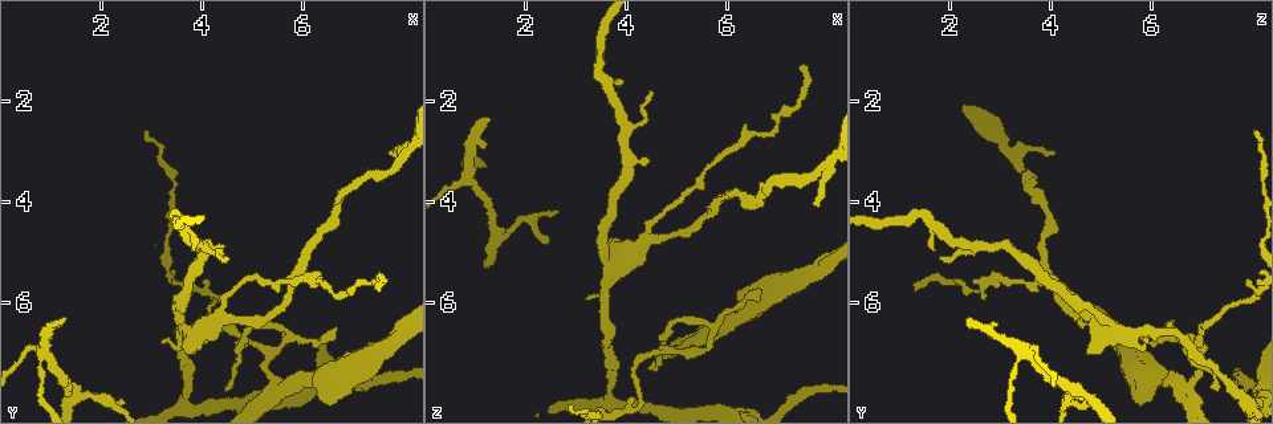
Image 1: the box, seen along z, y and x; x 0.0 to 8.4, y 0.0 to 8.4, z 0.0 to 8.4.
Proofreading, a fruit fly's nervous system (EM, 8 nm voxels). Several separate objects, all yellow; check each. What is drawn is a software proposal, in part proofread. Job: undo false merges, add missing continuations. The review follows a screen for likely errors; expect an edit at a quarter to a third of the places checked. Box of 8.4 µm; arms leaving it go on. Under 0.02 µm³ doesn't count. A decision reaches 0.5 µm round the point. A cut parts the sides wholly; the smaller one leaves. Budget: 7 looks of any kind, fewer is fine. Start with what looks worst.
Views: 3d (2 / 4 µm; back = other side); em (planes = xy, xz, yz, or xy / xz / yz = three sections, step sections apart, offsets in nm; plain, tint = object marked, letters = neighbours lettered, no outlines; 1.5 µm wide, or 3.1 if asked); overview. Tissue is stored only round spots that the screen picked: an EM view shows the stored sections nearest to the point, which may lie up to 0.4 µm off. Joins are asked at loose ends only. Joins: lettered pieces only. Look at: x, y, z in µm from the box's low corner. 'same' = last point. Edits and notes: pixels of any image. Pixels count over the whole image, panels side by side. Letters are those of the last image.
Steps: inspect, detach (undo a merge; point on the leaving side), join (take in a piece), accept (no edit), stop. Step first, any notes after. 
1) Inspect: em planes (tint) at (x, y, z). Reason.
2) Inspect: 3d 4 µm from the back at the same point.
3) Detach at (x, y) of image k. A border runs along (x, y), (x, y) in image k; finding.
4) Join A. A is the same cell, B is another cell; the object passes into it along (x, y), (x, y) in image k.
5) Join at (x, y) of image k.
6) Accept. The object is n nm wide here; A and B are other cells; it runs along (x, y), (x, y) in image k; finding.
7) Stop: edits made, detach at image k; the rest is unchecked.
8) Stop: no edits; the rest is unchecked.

Inspect: em xy step 8 (tint) at (1.25, 6.35, 2.40). Thin end.

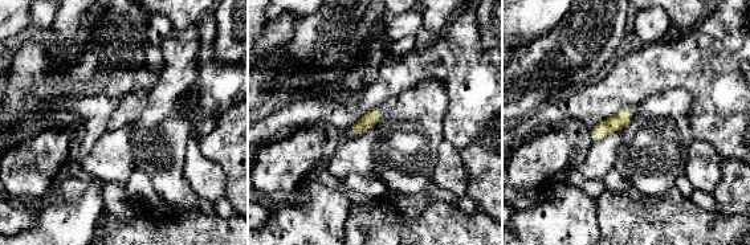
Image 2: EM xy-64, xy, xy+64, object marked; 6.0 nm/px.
Inspect: em xz step 4 (tint) at the same point. Cut it another way.

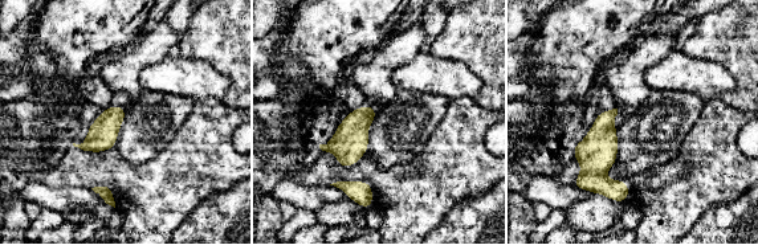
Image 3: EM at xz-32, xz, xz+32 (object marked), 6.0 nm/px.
Inspect: em xz step 4 (letters) at the same point. See the neighbours.

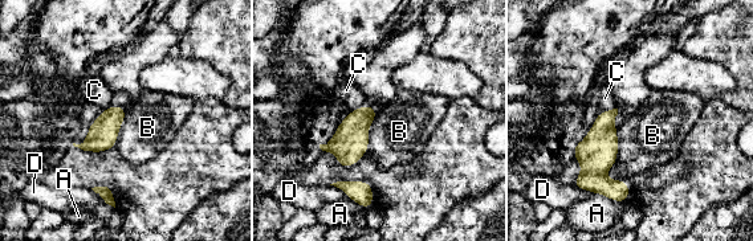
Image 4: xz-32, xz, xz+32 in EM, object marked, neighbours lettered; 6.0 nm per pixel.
Accept. A, B, C and D are other cells; a border runs along (378, 111), (365, 152) in image 4; none of them fits.

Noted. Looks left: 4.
Inspect: 3d 4 µm at (5.60, 7.65, 6.60). Side arm on a straight run.

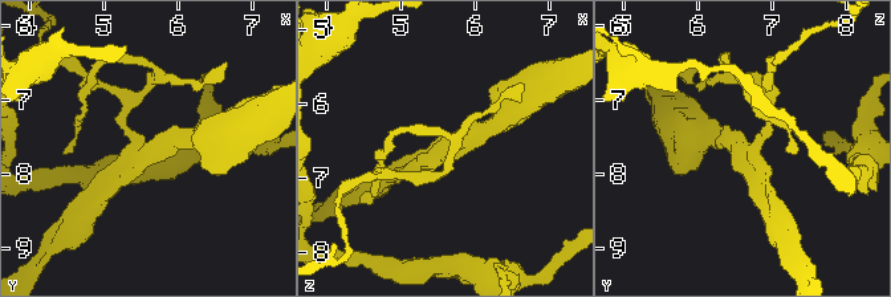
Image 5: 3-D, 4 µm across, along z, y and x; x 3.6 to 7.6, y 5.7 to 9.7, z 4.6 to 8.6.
Inspect: em planes (plain) at (5.60, 7.70, 6.70).

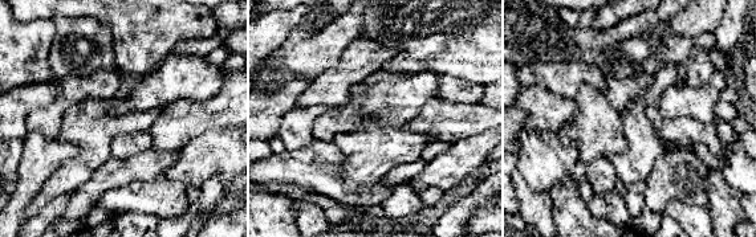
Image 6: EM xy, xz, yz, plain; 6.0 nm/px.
Inspect: em planes (letters) at the same point. What lies round it.

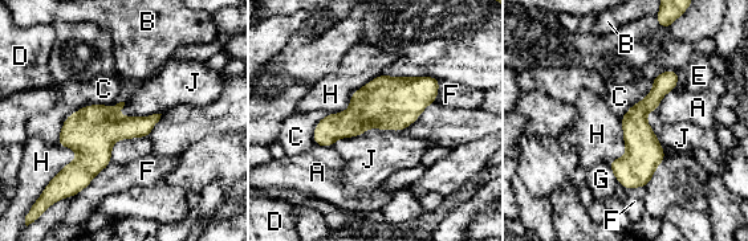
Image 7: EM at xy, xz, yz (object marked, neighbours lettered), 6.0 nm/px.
Accept. A, B, C, D, E, F, G, H and J are other cells; it runs along (674, 74), (637, 114), (627, 186) in image 7; one neuron here.

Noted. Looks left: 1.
Stop: no edits; the rest is unchecked.

